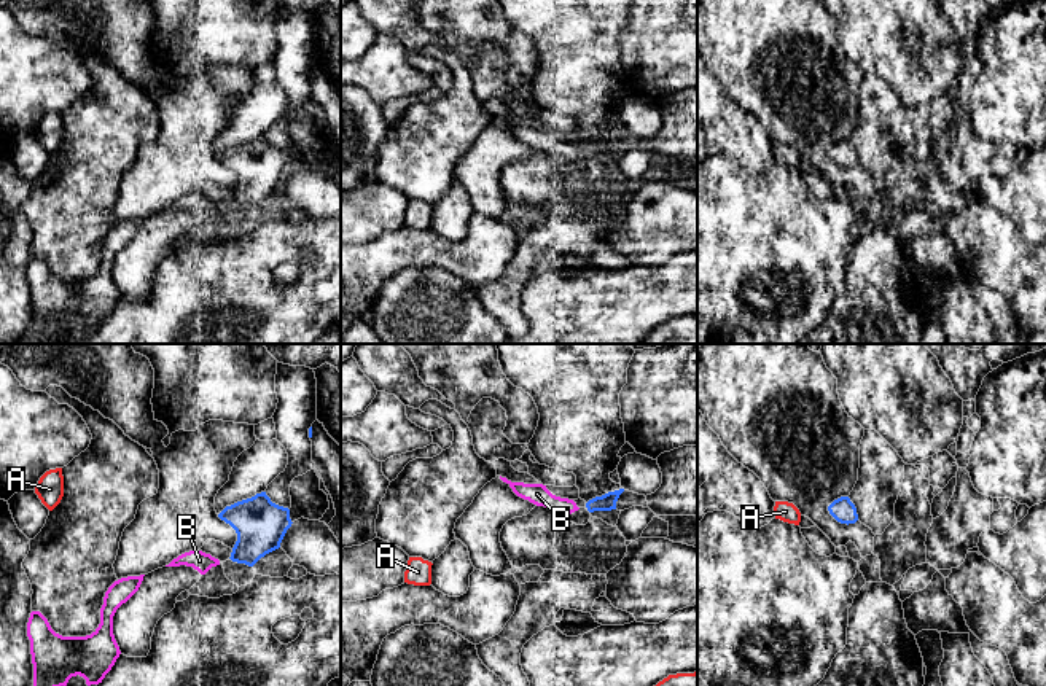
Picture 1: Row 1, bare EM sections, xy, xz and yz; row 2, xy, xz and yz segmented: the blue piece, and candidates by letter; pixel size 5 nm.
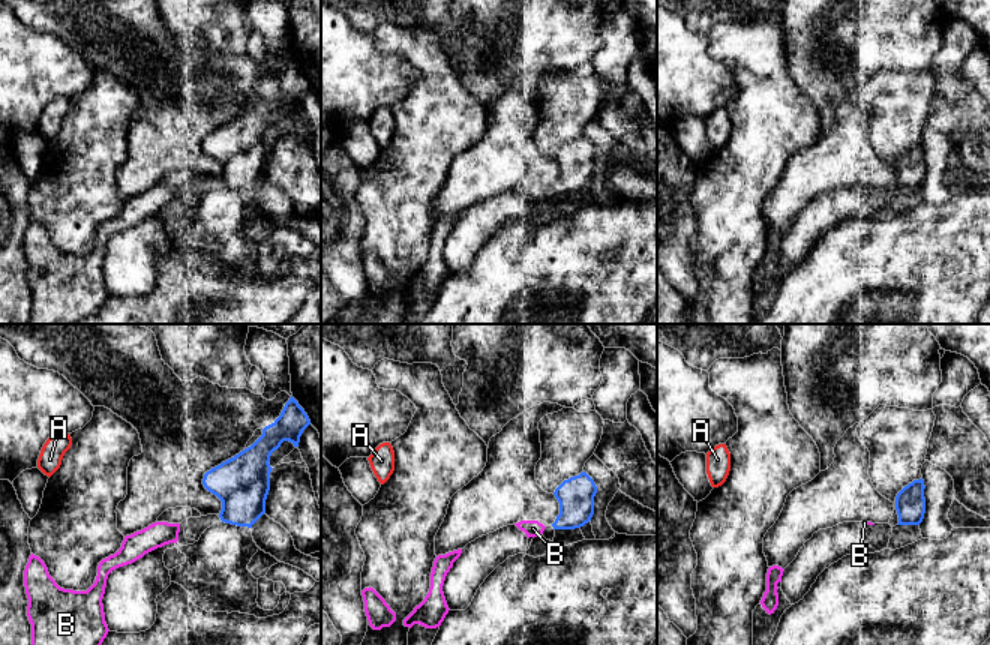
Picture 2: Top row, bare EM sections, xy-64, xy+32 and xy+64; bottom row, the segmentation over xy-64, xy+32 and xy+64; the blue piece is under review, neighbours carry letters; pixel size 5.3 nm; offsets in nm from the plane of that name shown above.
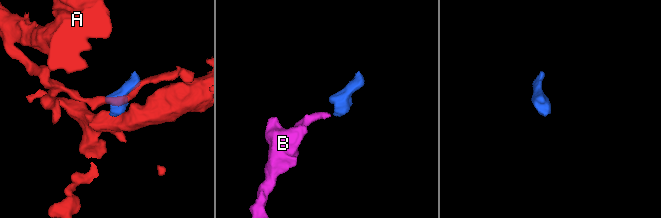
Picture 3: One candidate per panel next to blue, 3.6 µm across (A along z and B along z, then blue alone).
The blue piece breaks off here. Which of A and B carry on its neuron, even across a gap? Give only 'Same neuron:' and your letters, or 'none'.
Same neuron: B

